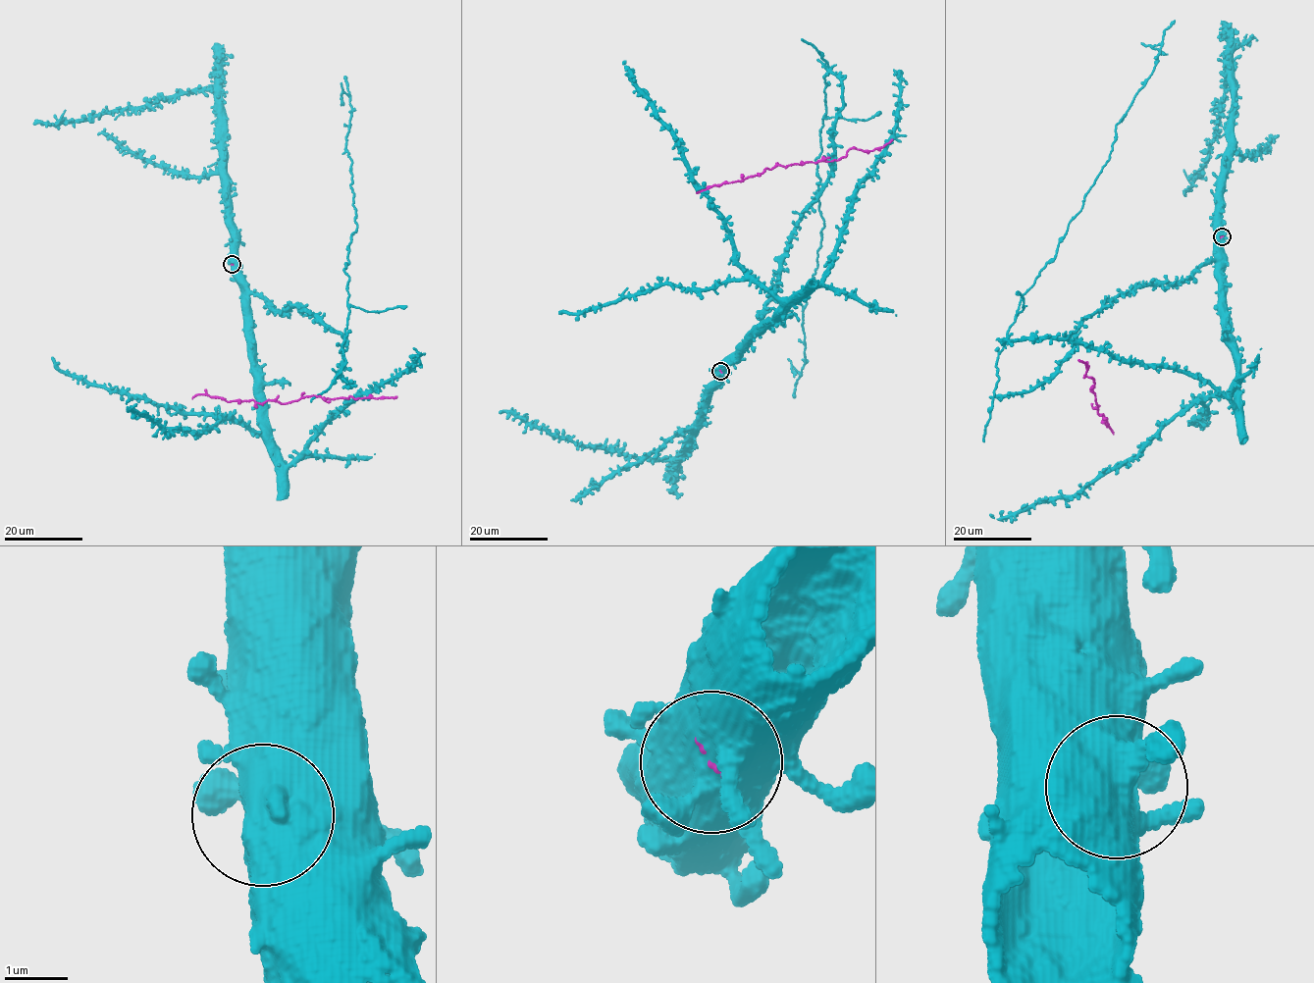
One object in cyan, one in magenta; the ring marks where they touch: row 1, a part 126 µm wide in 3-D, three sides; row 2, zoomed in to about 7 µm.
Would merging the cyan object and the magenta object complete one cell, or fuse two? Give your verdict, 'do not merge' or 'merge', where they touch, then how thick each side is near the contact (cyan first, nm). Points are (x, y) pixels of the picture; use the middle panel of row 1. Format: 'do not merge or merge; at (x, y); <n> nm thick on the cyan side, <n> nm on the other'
do not merge; at (720, 371); 460 nm thick on the cyan side, 70 nm on the other

